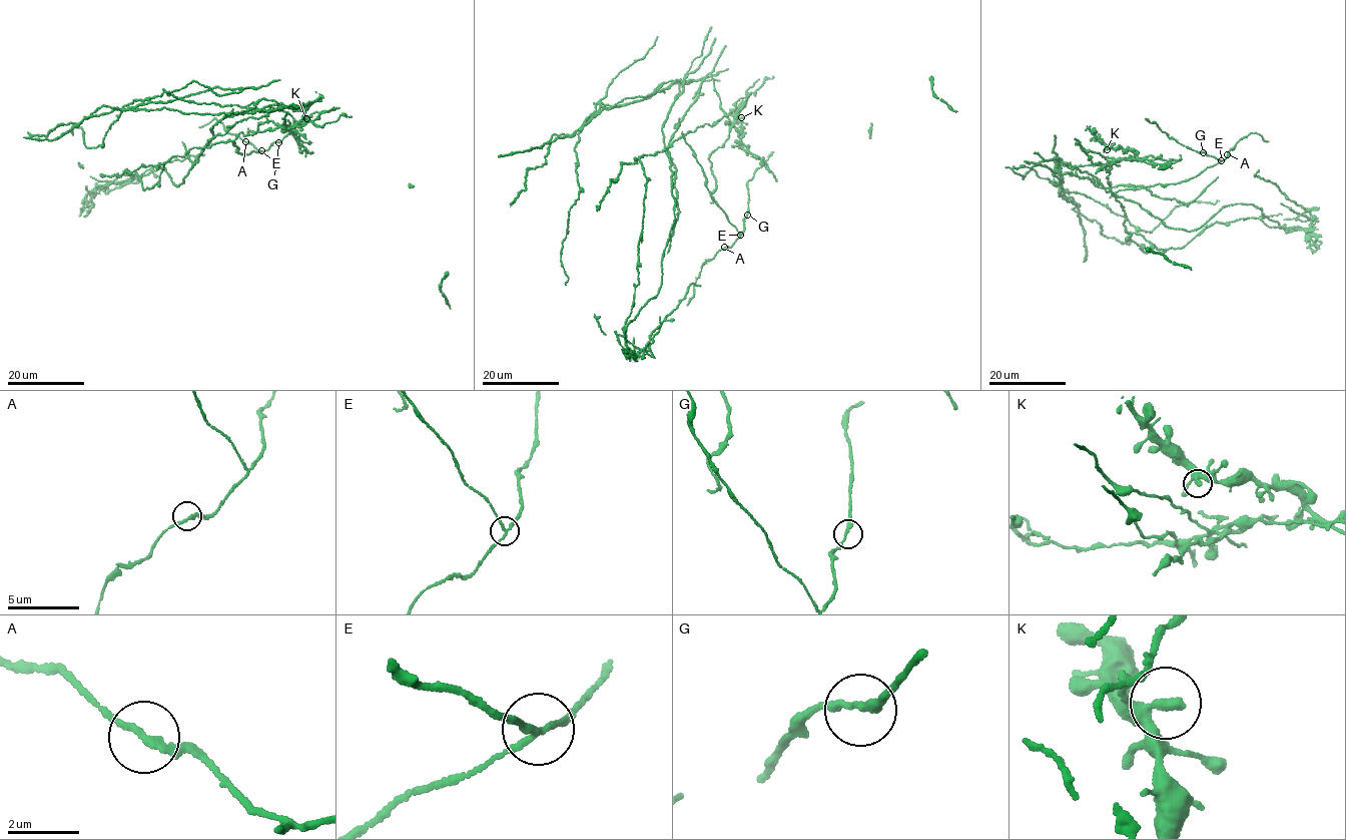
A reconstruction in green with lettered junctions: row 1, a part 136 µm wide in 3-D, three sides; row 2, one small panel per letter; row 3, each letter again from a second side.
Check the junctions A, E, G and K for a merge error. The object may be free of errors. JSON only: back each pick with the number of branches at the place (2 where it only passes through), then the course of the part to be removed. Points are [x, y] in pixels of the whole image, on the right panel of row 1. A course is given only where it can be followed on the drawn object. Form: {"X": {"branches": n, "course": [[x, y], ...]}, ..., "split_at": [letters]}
{"E": {"branches": 3, "course": [[1222, 160], [1114, 193], [1099, 165], [1063, 162], [1053, 174], [1150, 233], [1177, 206], [1219, 200]]}, "split_at": ["E"]}

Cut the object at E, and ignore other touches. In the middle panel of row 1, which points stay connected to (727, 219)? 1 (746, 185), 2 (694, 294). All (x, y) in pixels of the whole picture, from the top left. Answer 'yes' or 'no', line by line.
1: no
2: no

